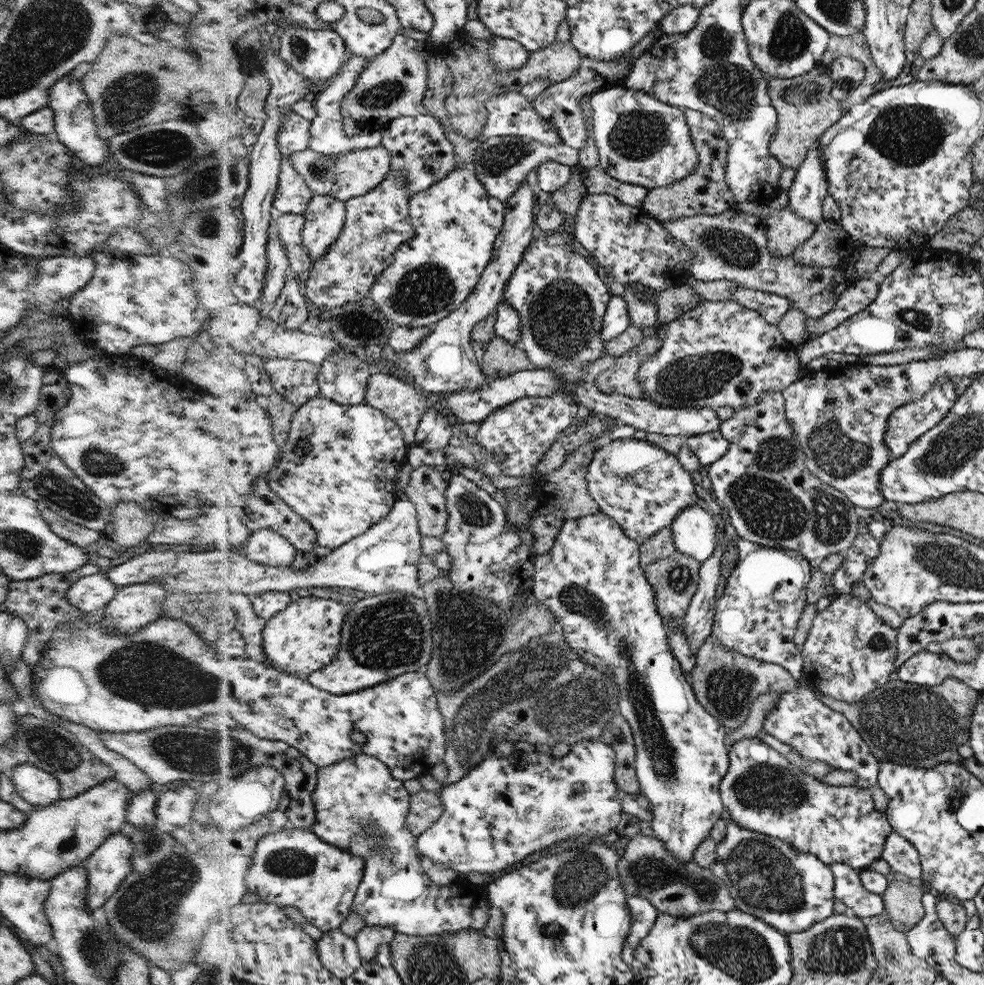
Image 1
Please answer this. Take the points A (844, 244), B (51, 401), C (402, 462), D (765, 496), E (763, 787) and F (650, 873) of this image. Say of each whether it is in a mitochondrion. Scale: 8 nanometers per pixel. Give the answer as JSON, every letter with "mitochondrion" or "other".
{"A":"other","B":"other","C":"other","D":"mitochondrion","E":"mitochondrion","F":"mitochondrion"}

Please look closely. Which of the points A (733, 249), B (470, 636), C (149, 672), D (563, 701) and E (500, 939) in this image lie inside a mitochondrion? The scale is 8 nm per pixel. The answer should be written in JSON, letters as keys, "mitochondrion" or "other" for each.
{"A":"mitochondrion","B":"mitochondrion","C":"mitochondrion","D":"mitochondrion","E":"other"}

